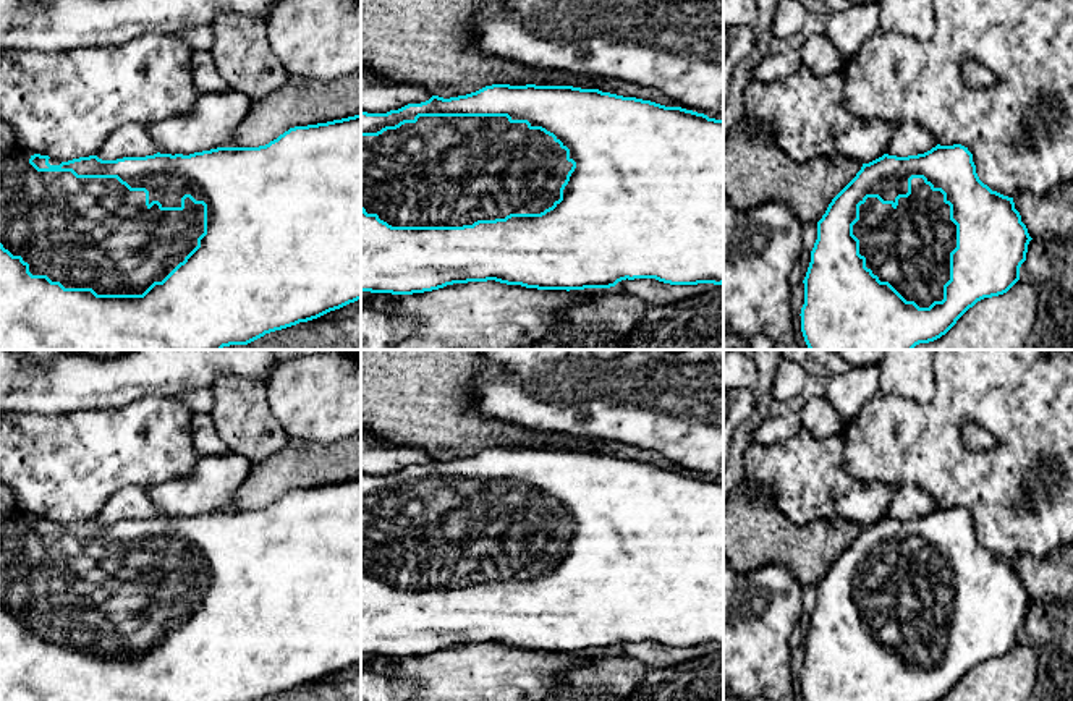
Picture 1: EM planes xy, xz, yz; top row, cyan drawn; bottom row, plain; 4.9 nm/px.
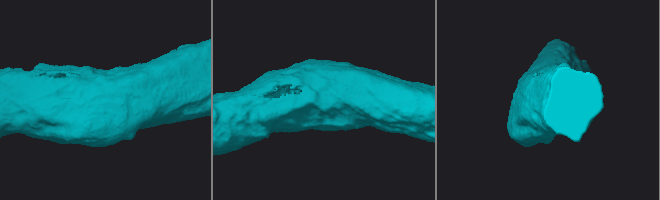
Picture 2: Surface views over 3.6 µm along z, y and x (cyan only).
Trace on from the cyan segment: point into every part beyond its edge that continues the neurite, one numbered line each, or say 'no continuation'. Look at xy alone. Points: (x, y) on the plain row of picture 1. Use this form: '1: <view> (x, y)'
1: xy (96, 596)

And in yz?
1: yz (910, 609)

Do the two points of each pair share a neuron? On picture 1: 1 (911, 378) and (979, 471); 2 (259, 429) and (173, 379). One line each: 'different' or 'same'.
1: different
2: different

